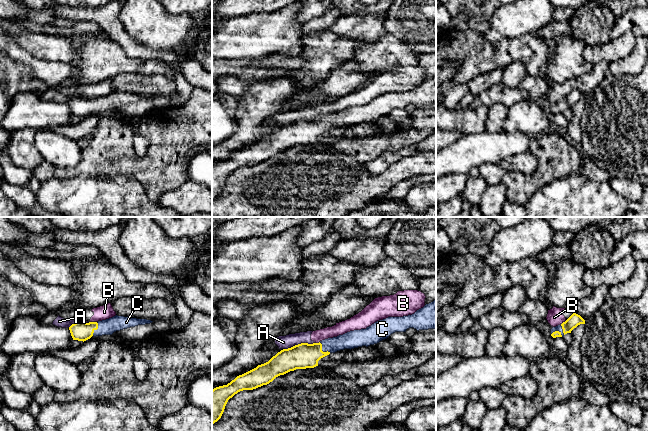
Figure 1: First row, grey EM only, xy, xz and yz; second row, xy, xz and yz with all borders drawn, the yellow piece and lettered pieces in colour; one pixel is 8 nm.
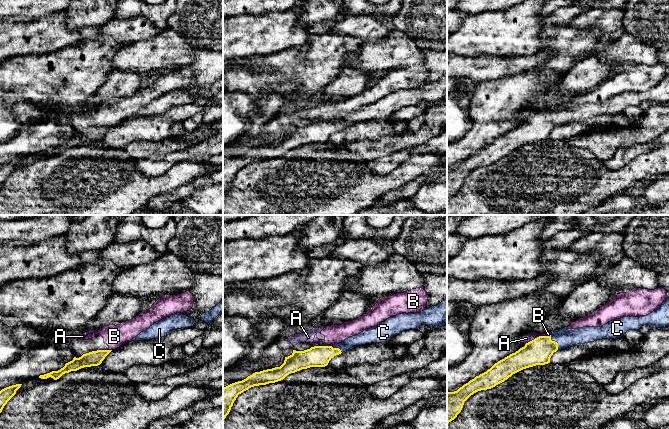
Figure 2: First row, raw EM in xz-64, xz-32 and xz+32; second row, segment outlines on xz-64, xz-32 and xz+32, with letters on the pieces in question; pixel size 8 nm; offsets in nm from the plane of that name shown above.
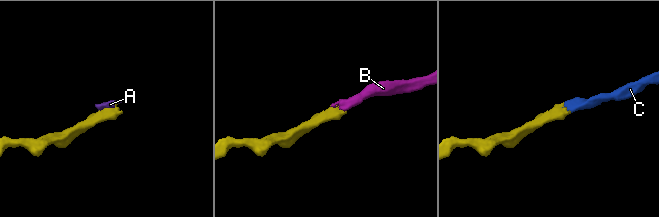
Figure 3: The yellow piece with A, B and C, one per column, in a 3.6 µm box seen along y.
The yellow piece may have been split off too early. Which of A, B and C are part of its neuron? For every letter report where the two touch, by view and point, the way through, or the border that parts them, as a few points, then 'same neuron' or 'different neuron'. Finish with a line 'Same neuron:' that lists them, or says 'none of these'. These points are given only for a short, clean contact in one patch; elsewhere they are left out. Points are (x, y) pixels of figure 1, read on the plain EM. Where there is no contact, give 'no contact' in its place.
A: meets yellow in xz at (298, 120); border along xz (313, 118), (298, 119), (283, 125); different neuron
B: meets yellow in xy at (93, 98); border along xy (90, 97), (96, 98); different neuron
C: meets yellow in xz at (321, 126); runs through xz (304, 131), (321, 126), (329, 121), (350, 116); same neuron
Same neuron: C

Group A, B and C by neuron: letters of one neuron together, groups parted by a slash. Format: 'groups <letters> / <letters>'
groups A B / C

